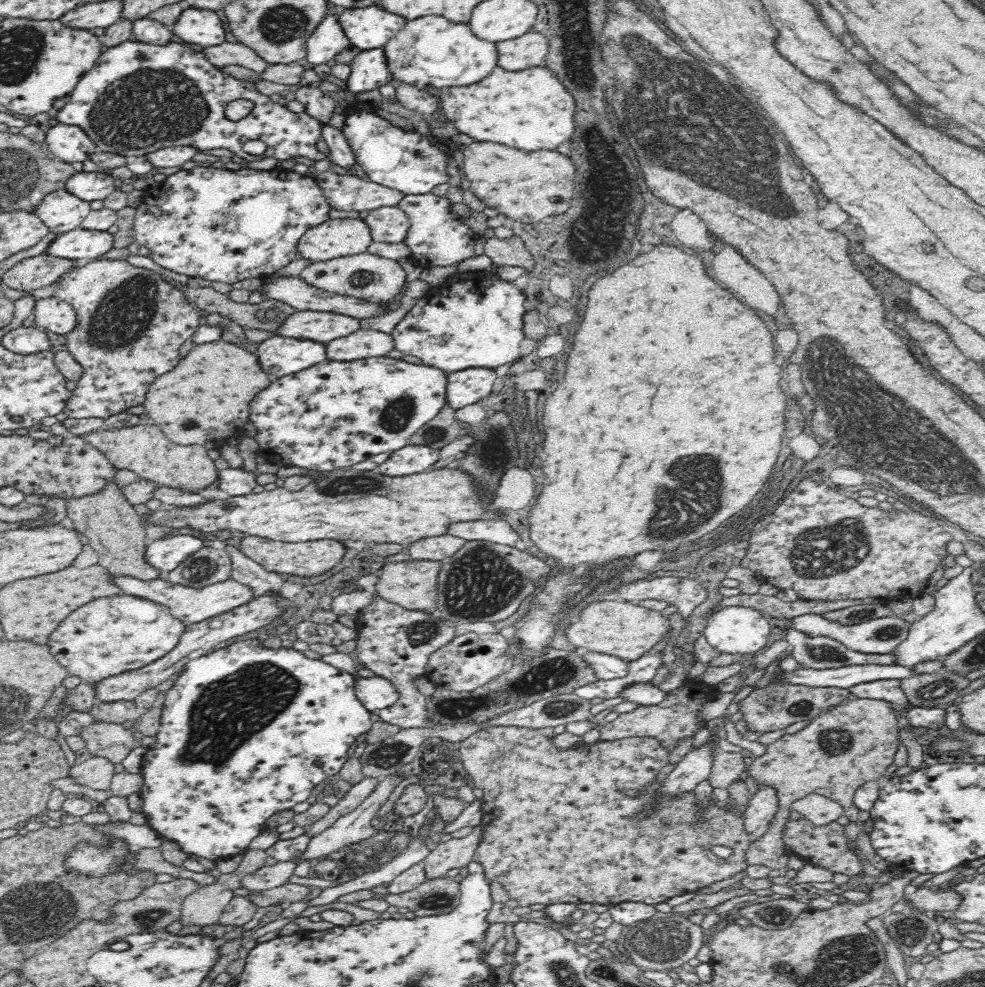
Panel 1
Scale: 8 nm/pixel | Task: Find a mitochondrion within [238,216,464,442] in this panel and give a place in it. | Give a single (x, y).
(396, 416)

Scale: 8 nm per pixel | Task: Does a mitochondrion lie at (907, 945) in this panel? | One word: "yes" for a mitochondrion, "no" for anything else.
no

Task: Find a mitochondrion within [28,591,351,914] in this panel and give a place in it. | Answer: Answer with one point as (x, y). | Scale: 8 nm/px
(226, 713)

